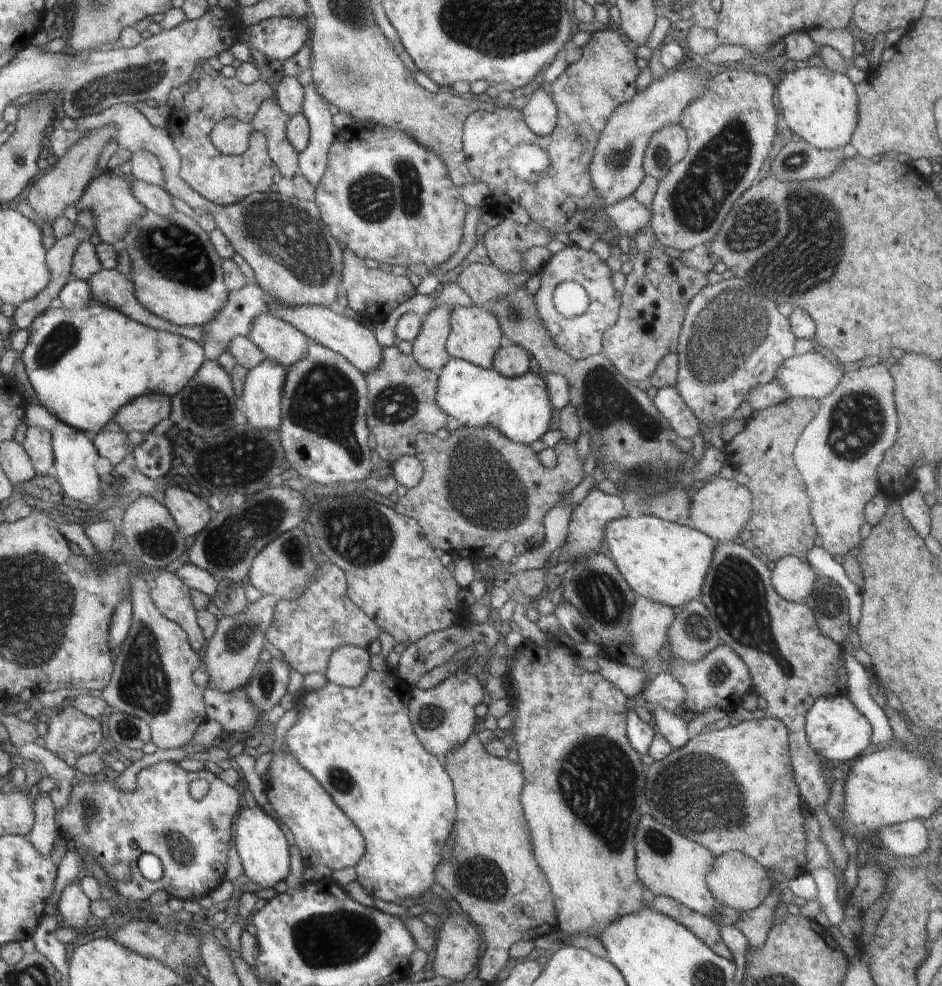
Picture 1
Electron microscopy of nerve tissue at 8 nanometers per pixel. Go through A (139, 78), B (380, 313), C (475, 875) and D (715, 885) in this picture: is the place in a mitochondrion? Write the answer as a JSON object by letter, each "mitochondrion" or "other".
{"A":"mitochondrion","B":"other","C":"mitochondrion","D":"other"}

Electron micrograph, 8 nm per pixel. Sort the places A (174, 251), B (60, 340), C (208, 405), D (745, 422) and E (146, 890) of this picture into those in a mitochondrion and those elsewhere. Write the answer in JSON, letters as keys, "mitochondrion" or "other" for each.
{"A":"mitochondrion","B":"mitochondrion","C":"mitochondrion","D":"other","E":"other"}

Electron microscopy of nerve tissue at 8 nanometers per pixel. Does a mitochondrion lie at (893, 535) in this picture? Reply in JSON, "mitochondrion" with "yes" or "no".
{"mitochondrion":"no"}

